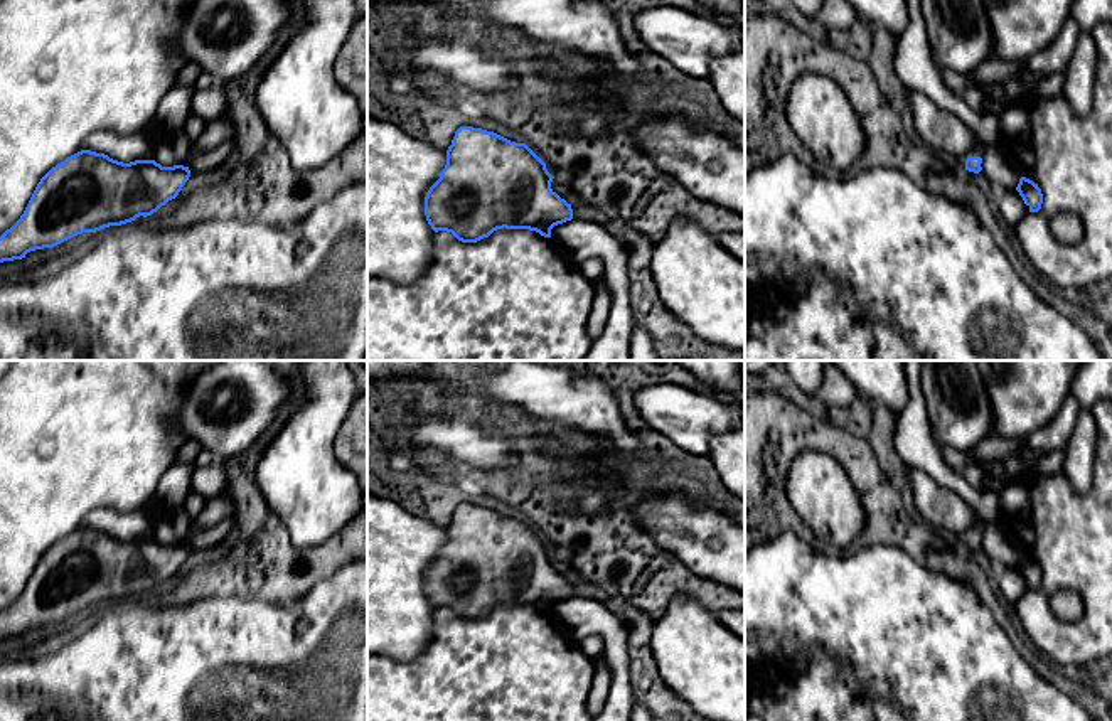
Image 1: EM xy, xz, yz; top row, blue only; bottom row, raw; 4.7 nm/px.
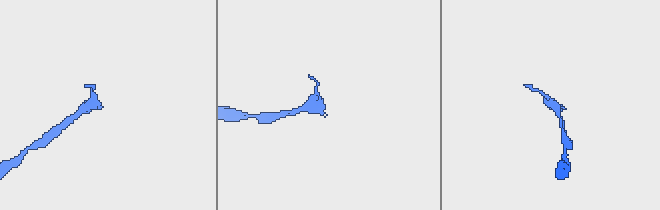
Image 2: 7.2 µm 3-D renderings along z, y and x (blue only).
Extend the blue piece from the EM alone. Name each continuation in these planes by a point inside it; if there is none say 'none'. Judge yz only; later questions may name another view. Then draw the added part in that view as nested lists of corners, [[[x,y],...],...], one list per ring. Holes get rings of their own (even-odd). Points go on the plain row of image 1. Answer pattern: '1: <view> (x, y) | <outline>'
1: yz (976, 529) | [[[982,519],[982,521],[979,521],[976,526],[972,526],[972,527],[967,529],[965,532],[962,532],[962,534],[959,536],[959,541],[960,541],[962,544],[965,544],[965,537],[967,537],[969,534],[981,534],[981,536],[982,536],[984,526],[986,526],[986,521]]]

